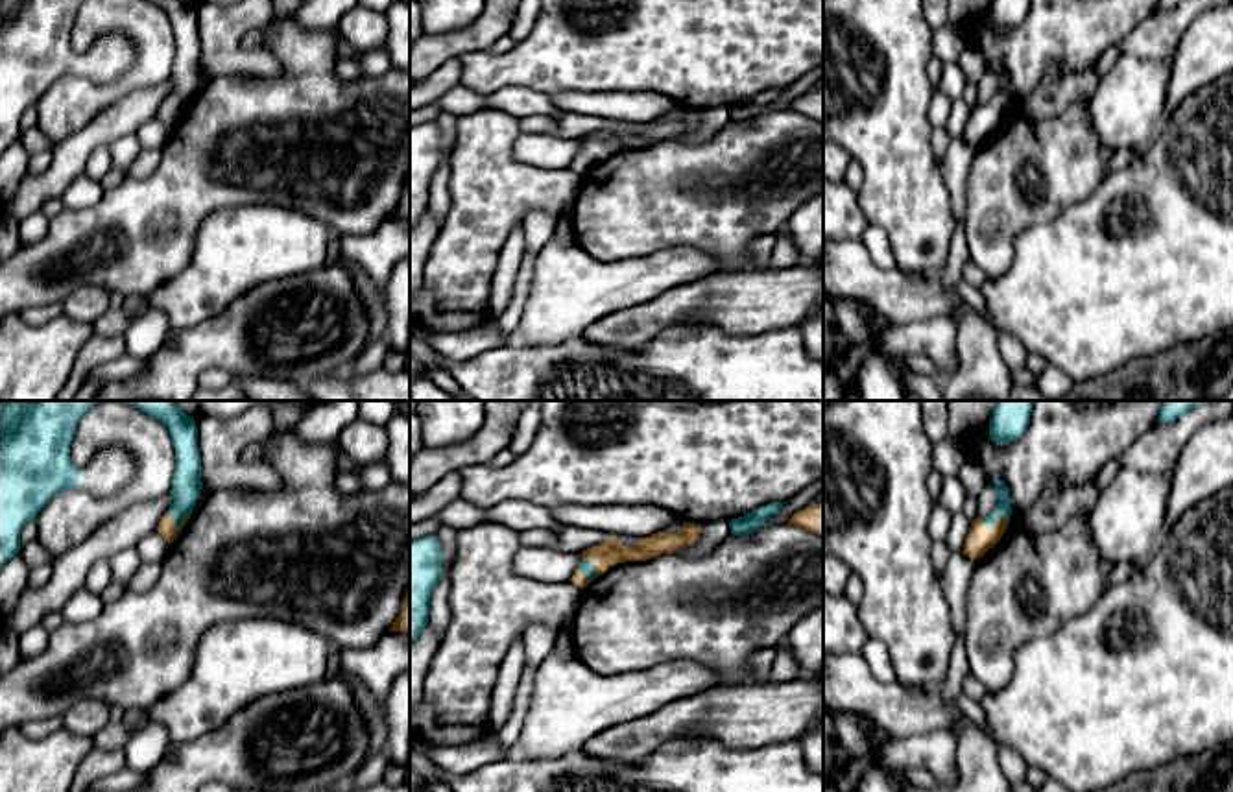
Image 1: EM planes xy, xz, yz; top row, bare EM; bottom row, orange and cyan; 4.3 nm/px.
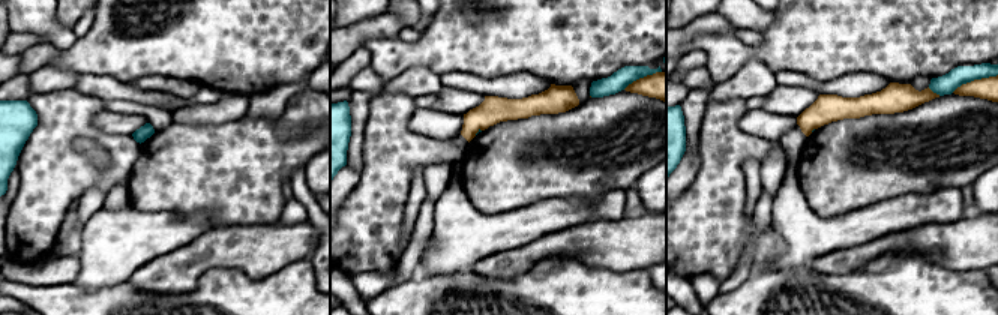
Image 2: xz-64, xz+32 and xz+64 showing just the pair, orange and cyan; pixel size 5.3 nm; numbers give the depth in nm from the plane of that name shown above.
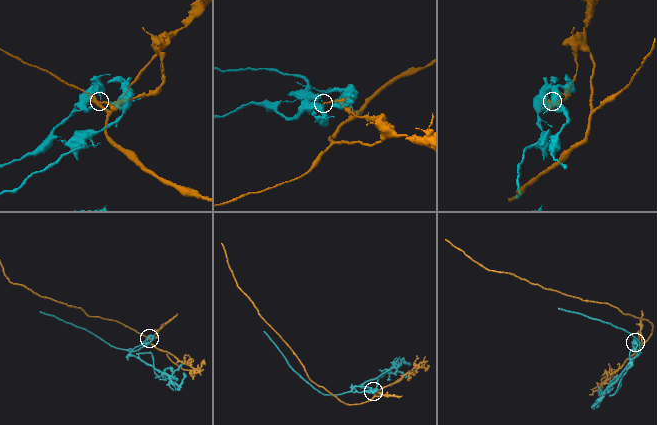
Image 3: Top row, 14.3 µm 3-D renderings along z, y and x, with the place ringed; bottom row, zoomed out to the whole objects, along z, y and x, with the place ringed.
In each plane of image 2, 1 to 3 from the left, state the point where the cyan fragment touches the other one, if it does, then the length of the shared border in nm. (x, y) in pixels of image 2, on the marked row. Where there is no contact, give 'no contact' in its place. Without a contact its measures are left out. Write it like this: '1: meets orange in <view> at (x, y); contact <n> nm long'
1: no contact
2: meets orange in xz+32 at (641, 78); contact 220 nm long
3: meets orange in xz+64 at (974, 80); contact 260 nm long

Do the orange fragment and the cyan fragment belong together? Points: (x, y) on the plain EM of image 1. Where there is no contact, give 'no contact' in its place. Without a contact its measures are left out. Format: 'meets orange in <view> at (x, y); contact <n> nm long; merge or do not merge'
meets orange in yz at (997, 108); contact 130 nm long; do not merge

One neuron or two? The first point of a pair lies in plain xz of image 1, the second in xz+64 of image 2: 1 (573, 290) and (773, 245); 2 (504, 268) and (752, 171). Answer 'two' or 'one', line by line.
1: two
2: one

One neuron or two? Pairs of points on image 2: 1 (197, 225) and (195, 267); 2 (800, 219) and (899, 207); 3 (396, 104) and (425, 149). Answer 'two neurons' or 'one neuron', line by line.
1: two neurons
2: one neuron
3: one neuron

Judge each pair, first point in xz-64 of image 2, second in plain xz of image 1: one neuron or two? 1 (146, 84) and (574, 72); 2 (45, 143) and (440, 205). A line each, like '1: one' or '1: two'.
1: two
2: two

